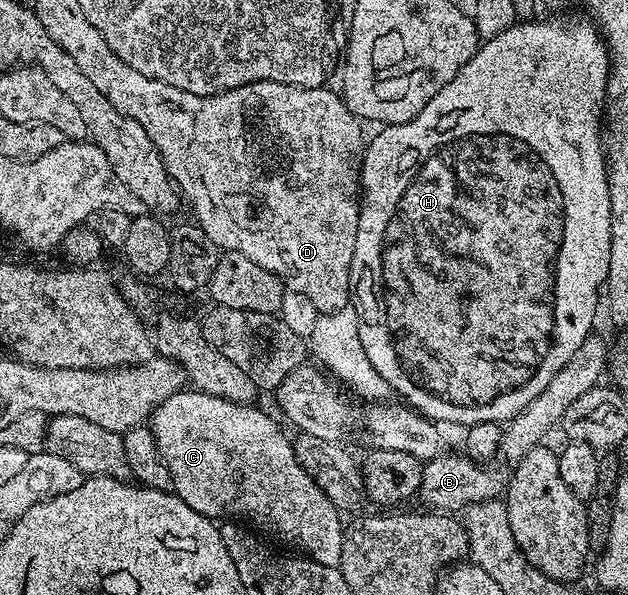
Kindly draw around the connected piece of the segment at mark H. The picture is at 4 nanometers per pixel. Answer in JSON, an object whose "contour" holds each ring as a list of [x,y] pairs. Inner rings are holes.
{"contour":[[[576,18],[572,23],[568,22],[536,22],[537,20],[520,20],[516,25],[506,28],[506,32],[502,32],[502,36],[494,36],[487,39],[477,49],[474,57],[464,65],[458,72],[458,76],[454,76],[454,80],[450,80],[450,84],[446,84],[446,88],[442,88],[434,97],[426,104],[426,108],[422,108],[422,112],[418,112],[418,116],[409,122],[403,122],[400,126],[384,126],[376,135],[371,135],[370,141],[364,148],[364,163],[360,169],[360,215],[358,216],[358,240],[354,240],[354,260],[352,261],[352,289],[354,295],[354,305],[356,314],[360,317],[358,324],[358,340],[362,340],[362,348],[366,348],[366,356],[370,356],[370,364],[374,364],[374,368],[378,372],[378,376],[382,376],[382,380],[386,380],[386,384],[390,384],[392,394],[398,396],[401,394],[403,401],[407,403],[411,409],[419,411],[424,417],[431,419],[437,424],[445,424],[444,422],[457,422],[461,428],[476,426],[479,422],[495,422],[497,424],[507,424],[512,419],[526,409],[532,400],[538,397],[543,390],[550,384],[550,380],[554,380],[554,376],[558,376],[558,372],[562,372],[566,368],[566,364],[570,364],[572,359],[580,353],[582,344],[588,339],[588,335],[593,333],[594,326],[592,321],[596,318],[596,305],[601,305],[602,291],[605,289],[608,280],[608,269],[610,268],[610,188],[608,187],[608,164],[606,161],[606,142],[602,137],[602,111],[606,106],[606,95],[608,92],[608,75],[610,73],[610,55],[607,46],[604,45],[603,37],[595,25],[591,21]],[[468,132],[478,132],[476,140],[470,138],[458,138],[466,136]],[[456,142],[462,142],[460,150],[456,152]],[[432,150],[438,152],[440,156],[436,158],[444,158],[448,164],[428,164],[428,162],[436,162],[436,158],[432,156]]]}

